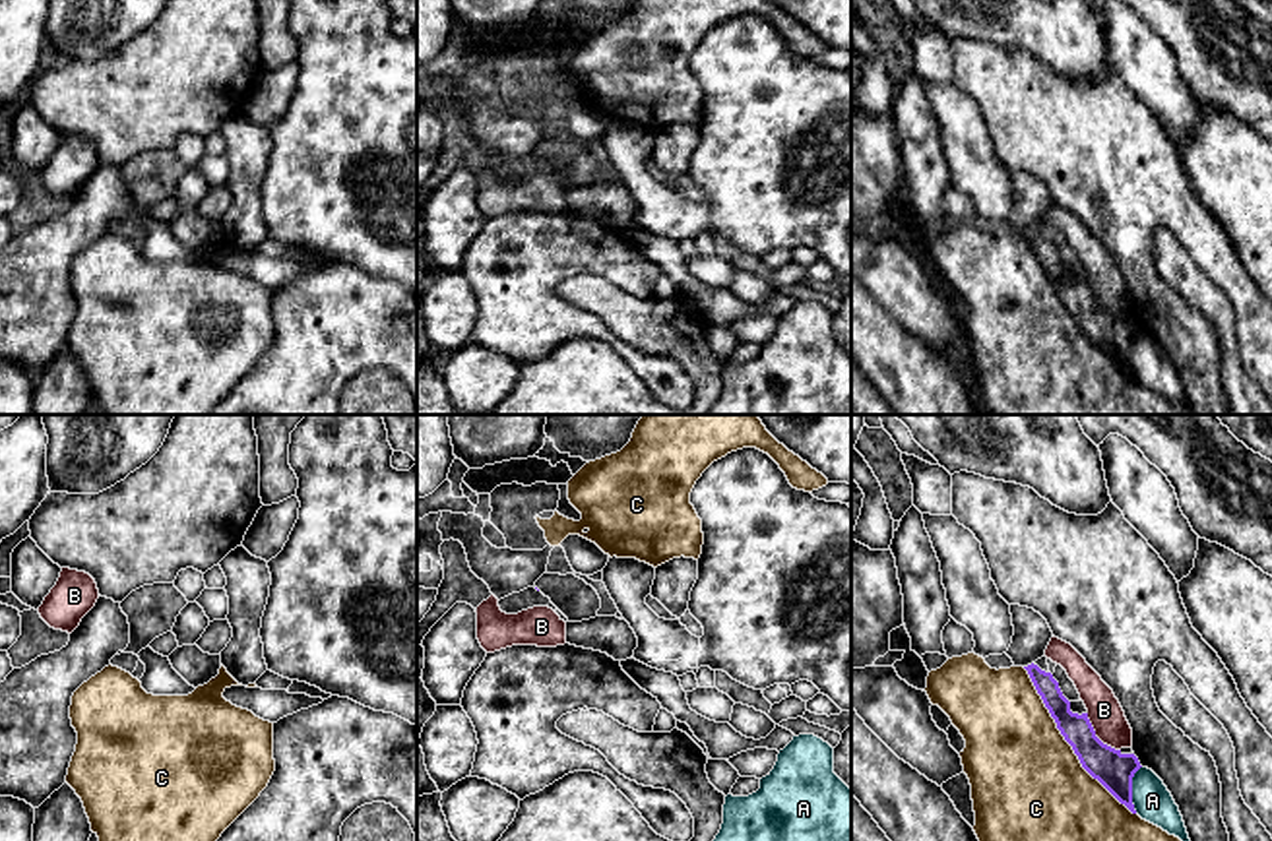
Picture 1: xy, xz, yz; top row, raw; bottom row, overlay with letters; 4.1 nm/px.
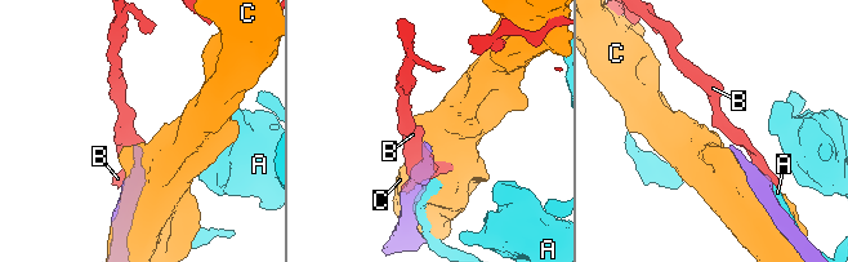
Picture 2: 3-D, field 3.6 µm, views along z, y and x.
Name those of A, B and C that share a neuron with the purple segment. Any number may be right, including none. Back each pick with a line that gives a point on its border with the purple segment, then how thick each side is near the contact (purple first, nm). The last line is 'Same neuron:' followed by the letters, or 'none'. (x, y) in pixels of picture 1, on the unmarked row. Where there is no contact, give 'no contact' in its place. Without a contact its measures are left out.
Same neuron: none

